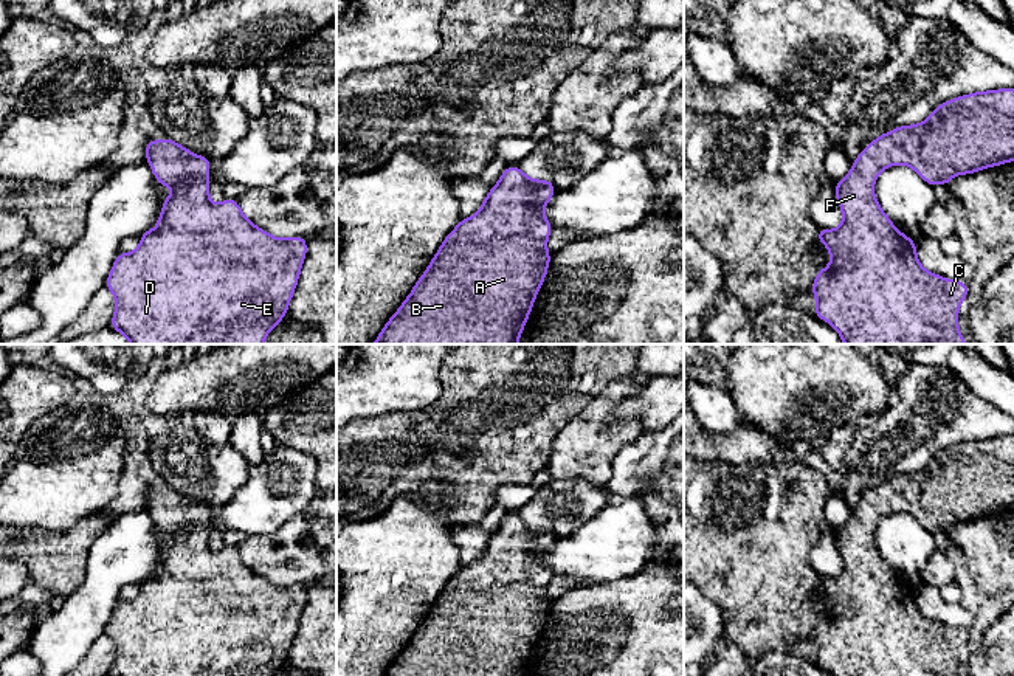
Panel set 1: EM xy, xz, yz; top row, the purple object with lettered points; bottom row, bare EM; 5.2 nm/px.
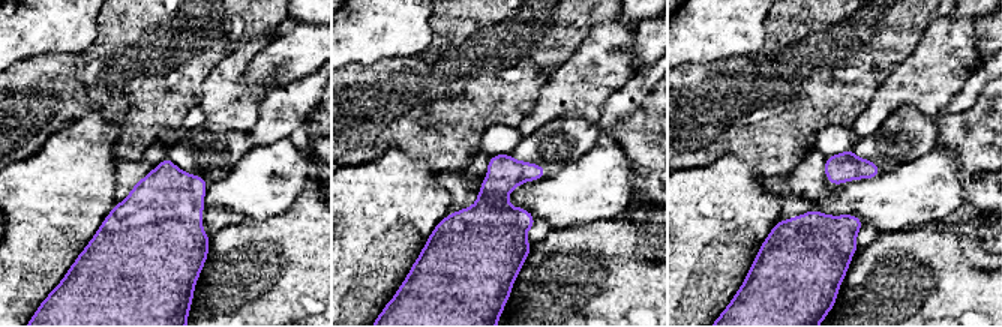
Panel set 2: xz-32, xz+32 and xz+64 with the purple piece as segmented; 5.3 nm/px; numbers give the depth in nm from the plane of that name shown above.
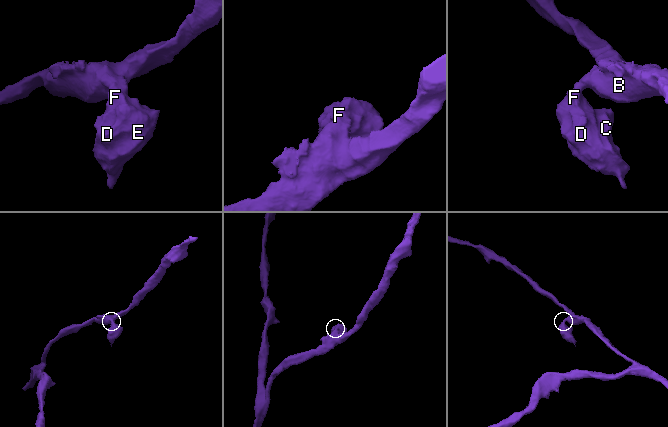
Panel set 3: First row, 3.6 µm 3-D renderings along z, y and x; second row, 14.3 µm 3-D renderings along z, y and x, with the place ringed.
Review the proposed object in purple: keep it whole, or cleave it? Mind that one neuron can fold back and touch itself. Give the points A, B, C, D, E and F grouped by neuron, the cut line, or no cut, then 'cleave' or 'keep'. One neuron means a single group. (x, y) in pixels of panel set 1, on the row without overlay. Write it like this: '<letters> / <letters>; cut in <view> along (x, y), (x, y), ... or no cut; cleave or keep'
A B C D E F; no cut; keep

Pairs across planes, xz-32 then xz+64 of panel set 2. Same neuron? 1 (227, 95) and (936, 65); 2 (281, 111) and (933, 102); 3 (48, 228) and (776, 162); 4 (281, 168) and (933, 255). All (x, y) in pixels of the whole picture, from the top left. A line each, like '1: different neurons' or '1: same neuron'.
1: same neuron
2: different neurons
3: different neurons
4: different neurons

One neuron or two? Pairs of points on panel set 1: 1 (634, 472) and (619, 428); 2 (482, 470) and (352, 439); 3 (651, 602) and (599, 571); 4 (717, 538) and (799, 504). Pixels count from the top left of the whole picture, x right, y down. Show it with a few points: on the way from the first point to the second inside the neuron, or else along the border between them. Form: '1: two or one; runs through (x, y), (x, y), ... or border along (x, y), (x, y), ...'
1: two; border along (642, 433), (613, 459), (613, 472), (608, 478)
2: one; runs through (450, 456), (436, 442), (385, 442)
3: two; border along (647, 562), (636, 574), (580, 586)
4: one; runs through (737, 532), (746, 532), (779, 509)

